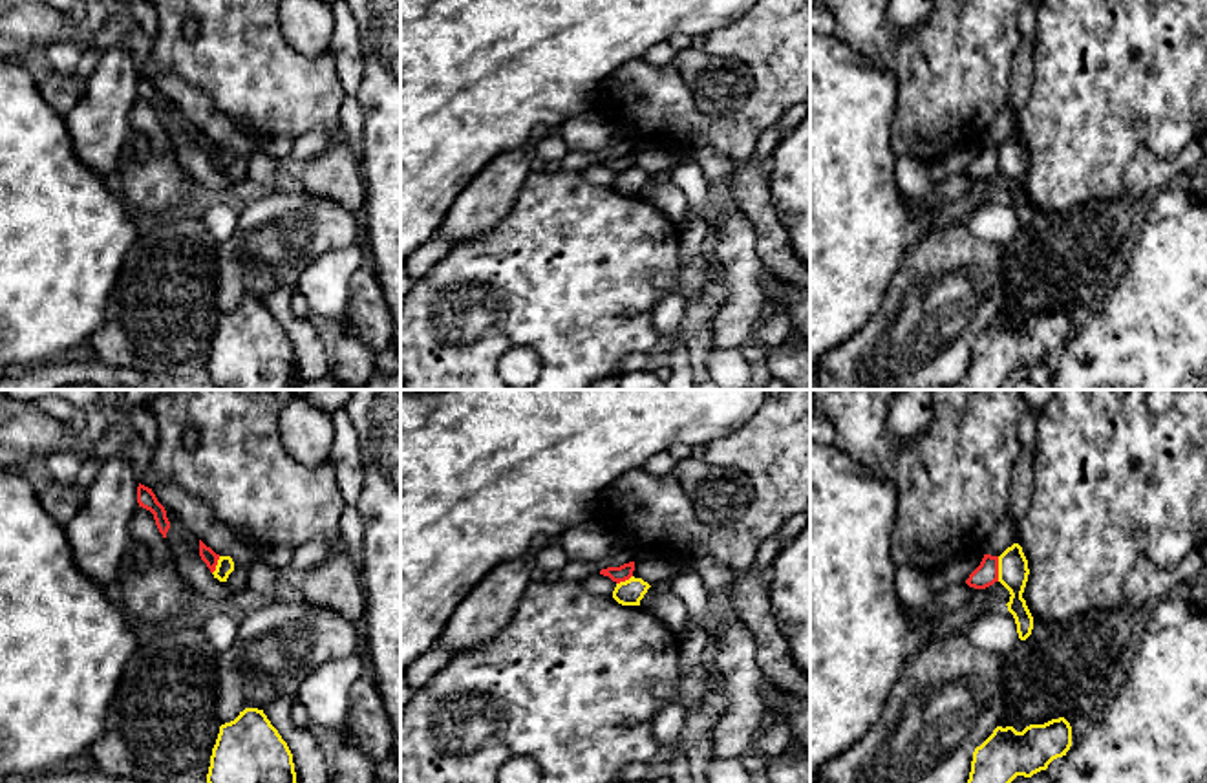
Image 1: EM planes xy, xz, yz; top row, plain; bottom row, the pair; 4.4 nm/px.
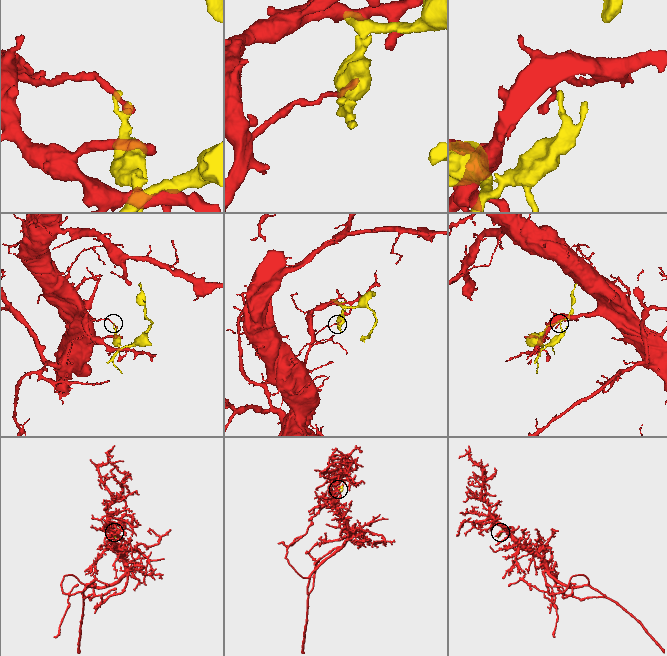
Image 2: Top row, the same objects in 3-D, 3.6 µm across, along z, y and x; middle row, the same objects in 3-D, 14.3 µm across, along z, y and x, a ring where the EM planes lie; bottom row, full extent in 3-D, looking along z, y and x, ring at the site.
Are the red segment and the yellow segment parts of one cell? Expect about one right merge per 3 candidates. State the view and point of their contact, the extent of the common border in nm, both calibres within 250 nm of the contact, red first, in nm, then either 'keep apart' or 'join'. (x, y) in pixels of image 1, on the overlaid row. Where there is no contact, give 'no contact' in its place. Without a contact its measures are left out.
contact yz (997, 569); length 110 nm; calibres 100 and 130 nm; keep apart

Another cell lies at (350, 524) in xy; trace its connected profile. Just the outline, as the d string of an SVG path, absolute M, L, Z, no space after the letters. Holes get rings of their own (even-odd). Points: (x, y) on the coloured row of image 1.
M346 505L340 518L342 551L349 556L362 552L362 518L357 507Z

